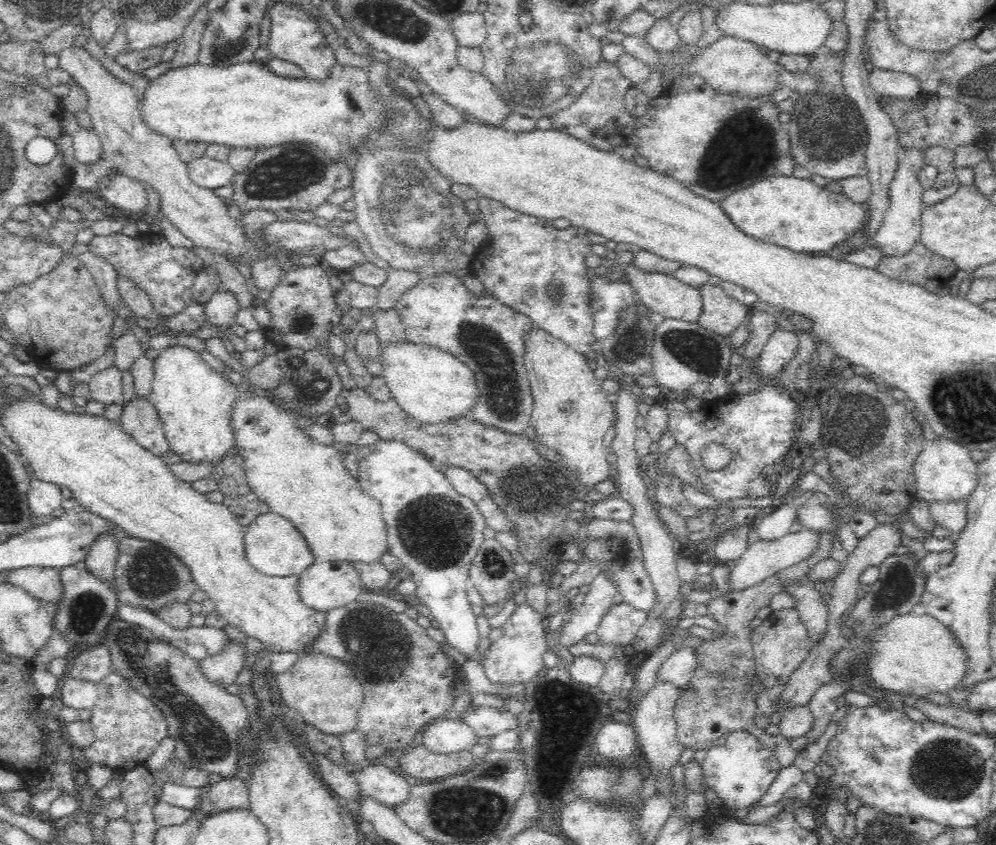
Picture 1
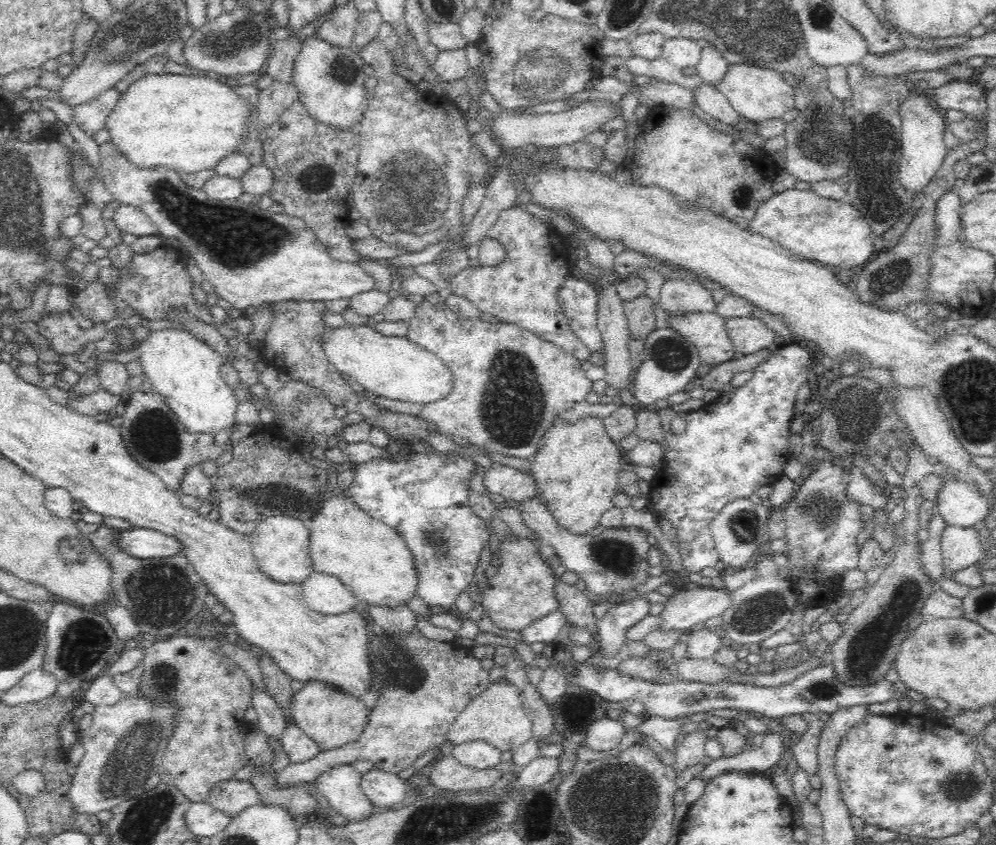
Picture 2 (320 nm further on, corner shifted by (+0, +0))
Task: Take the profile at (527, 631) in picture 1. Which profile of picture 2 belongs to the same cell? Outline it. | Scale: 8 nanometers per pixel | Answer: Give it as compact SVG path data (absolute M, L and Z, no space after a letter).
M517 536L512 542L500 543L498 558L500 565L494 576L488 579L488 586L482 592L484 615L504 630L521 632L535 620L544 618L548 612L560 610L553 591L555 575L538 550L539 540Z

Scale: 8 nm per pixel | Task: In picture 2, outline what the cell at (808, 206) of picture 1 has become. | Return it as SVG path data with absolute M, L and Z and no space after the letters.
M812 189L775 192L758 205L749 229L818 265L863 267L874 253L874 234L861 212L850 202L818 196Z

